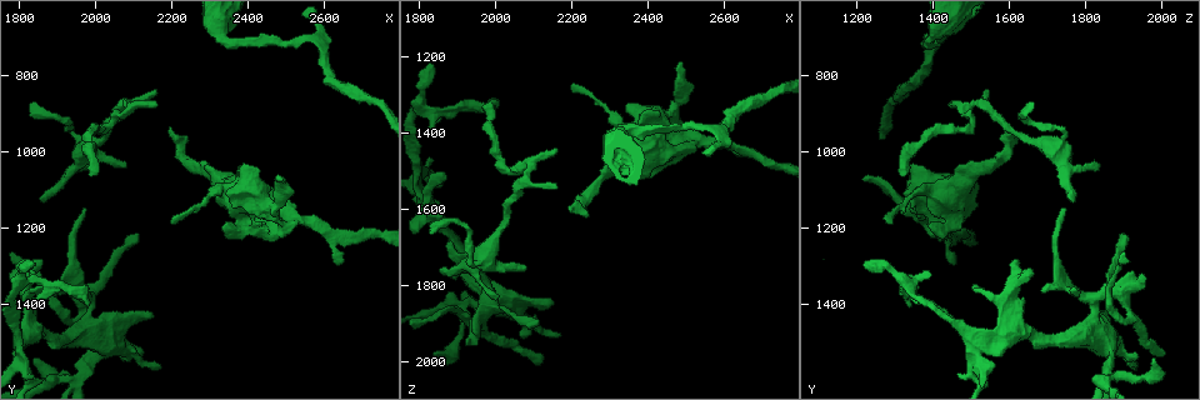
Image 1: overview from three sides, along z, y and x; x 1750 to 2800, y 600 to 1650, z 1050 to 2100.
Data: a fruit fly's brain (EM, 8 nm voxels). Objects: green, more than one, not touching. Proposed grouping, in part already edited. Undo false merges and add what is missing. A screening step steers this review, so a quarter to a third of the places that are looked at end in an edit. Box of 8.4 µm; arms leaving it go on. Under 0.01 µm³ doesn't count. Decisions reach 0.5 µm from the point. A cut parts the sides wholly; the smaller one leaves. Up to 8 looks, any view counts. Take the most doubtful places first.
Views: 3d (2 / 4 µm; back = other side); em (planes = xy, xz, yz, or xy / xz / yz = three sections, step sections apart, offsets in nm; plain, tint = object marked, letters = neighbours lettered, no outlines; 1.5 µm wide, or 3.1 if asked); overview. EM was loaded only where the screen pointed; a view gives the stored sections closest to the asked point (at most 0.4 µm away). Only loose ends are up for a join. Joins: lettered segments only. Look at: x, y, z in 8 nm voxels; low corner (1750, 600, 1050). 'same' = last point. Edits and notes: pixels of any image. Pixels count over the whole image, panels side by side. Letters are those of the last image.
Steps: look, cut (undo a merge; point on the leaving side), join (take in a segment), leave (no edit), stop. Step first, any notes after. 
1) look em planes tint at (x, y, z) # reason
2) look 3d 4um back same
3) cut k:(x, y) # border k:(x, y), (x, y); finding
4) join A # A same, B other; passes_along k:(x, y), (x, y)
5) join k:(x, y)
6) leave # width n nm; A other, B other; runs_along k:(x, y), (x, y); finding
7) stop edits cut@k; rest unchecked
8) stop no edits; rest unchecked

look em yz step 4 tint at (2075, 1040, 1750) # branch stops here

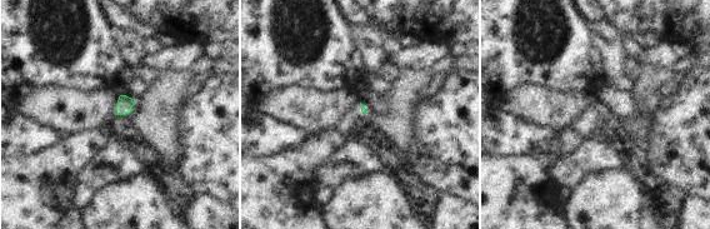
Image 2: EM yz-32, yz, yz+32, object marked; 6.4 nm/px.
look em planes tint same

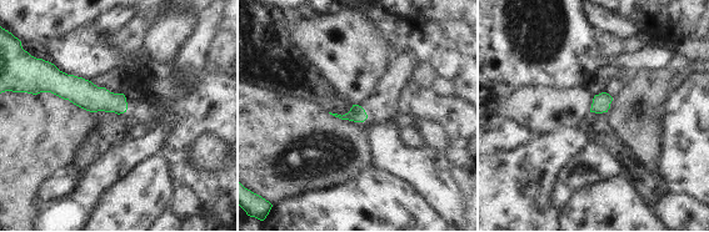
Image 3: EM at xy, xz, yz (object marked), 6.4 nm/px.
look em planes letters same

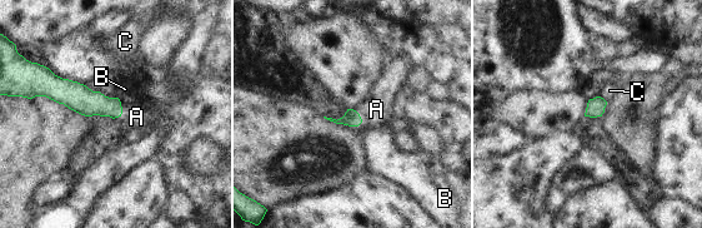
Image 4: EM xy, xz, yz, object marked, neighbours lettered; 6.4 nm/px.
join A # A same, B other, C other; passes_along 4:(351, 118), (360, 117), (376, 109); the neuron continues

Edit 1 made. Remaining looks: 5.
look overview # see it whole again

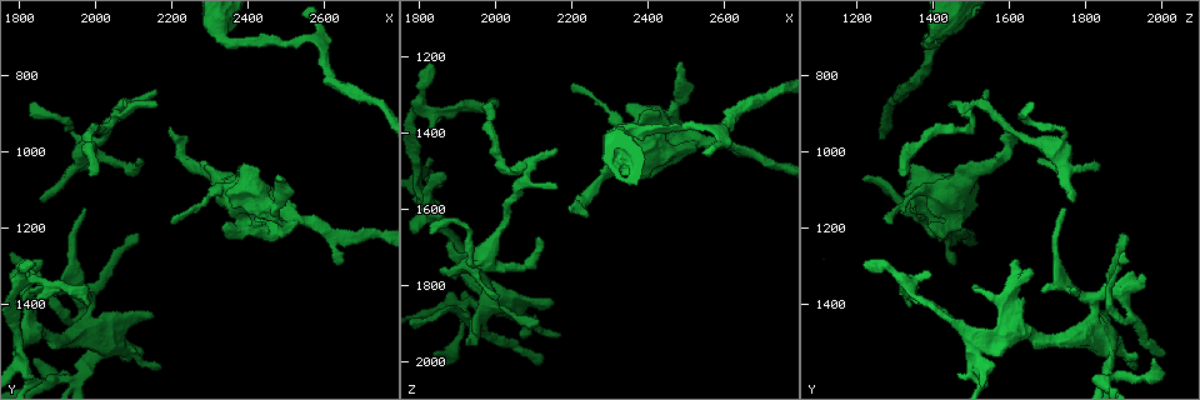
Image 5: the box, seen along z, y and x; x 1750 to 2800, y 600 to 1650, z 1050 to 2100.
look em xz step 4 tint at (1860, 1130, 1775) # branch stops here

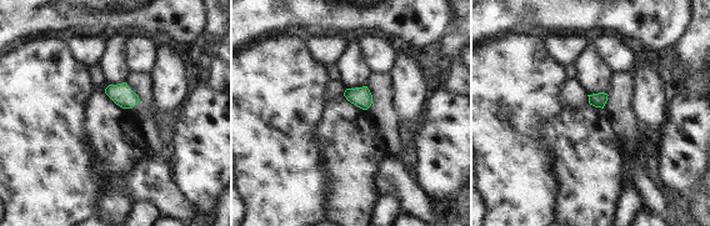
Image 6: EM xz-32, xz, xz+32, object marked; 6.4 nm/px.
look em planes letters same # another direction

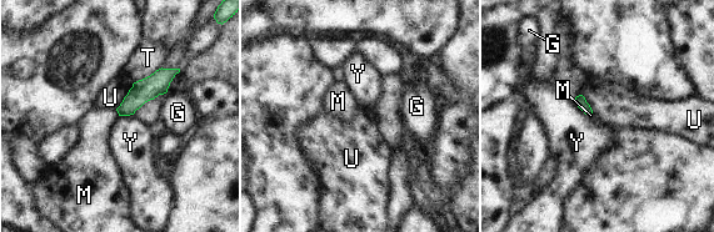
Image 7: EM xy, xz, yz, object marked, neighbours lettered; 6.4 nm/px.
leave # G other, M other, T other, U other, Y other; border 7:(133, 84), (115, 109); no lettered segment goes on from it

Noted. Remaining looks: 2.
look em xy step 8 letters at (1830, 1290, 1215) # an open end

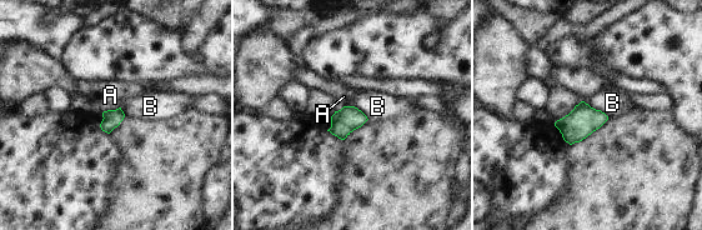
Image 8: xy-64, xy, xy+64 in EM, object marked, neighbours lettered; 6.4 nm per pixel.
look em planes letters same # another direction

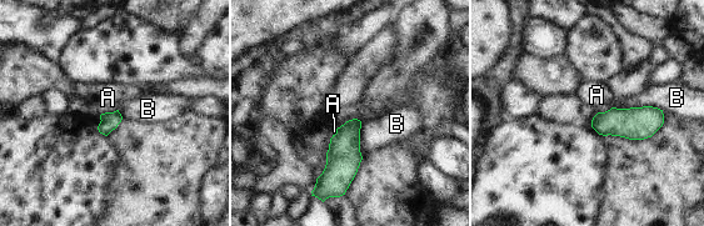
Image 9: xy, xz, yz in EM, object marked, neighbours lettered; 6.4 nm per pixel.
leave # A other, B other; none of them fits

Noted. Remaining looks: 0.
stop edits join@4; rest unchecked

